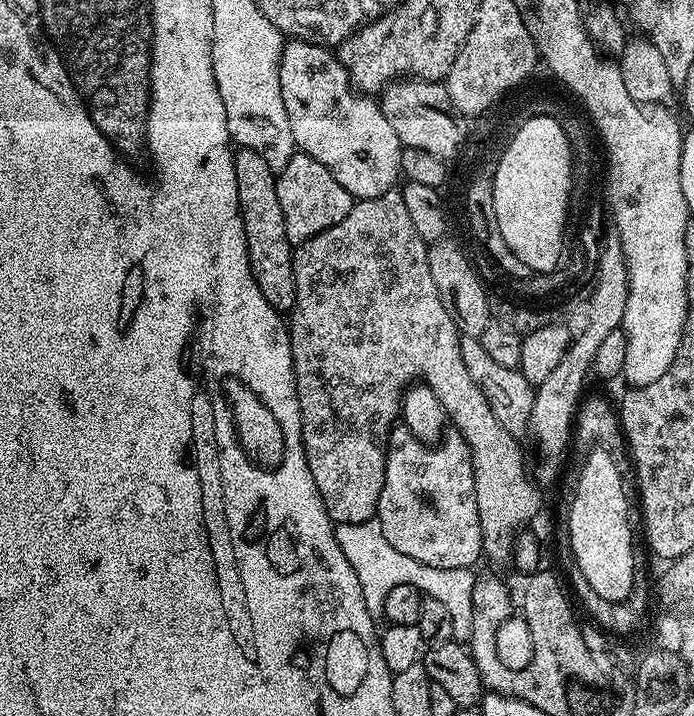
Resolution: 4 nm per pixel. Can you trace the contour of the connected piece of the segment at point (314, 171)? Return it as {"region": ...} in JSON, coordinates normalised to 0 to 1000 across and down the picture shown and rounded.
{"region":[[[422,211],[418,226],[399,244],[401,288],[412,316],[415,337],[422,344],[445,335],[464,321],[476,321],[476,316],[487,316],[499,299],[504,299],[510,277],[493,260],[487,260],[487,249],[464,232],[464,226],[452,226],[441,214]]]}

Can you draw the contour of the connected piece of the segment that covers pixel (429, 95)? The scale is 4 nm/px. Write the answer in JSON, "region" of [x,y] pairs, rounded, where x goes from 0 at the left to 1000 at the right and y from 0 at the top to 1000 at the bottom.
{"region":[[[578,109],[565,113],[546,130],[545,144],[550,159],[556,162],[556,170],[562,170],[562,177],[568,180],[568,187],[573,187],[578,203],[597,209],[614,209],[618,215],[625,215],[625,221],[640,225],[644,218],[653,219],[651,212],[657,211],[660,197],[660,180],[653,173],[650,162],[646,161],[646,126],[638,116],[625,112],[597,112],[592,109]]]}

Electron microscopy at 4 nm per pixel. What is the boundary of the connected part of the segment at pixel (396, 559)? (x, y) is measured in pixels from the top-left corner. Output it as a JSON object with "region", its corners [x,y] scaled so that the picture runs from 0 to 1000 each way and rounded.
{"region":[[[542,725],[509,732],[483,733],[484,756],[493,763],[493,774],[499,774],[499,785],[510,791],[510,802],[516,802],[516,818],[522,818],[522,835],[527,835],[527,852],[533,852],[537,863],[552,862],[556,830],[568,824],[568,818],[589,816],[611,832],[631,835],[643,852],[648,852],[648,863],[654,869],[653,890],[669,897],[680,887],[682,825],[689,820],[689,804],[680,793],[660,796],[631,796],[625,791],[614,791],[608,785],[597,785],[585,774],[568,768],[562,757],[556,757],[556,746],[550,746],[550,735]]]}

